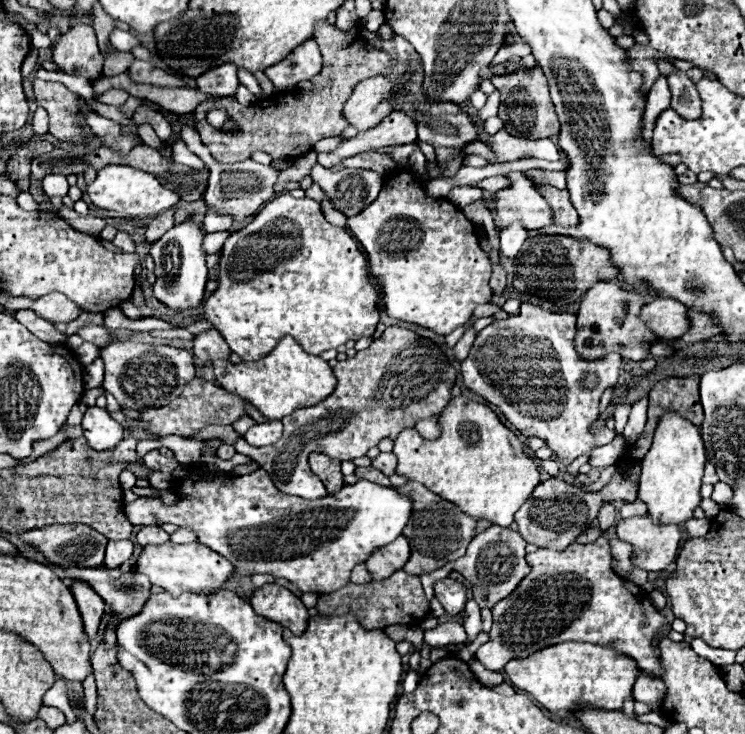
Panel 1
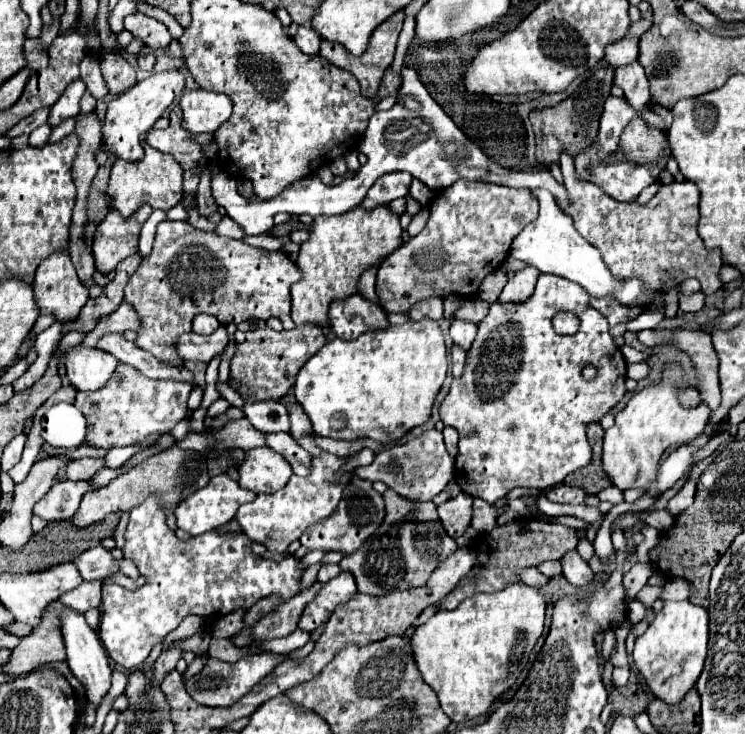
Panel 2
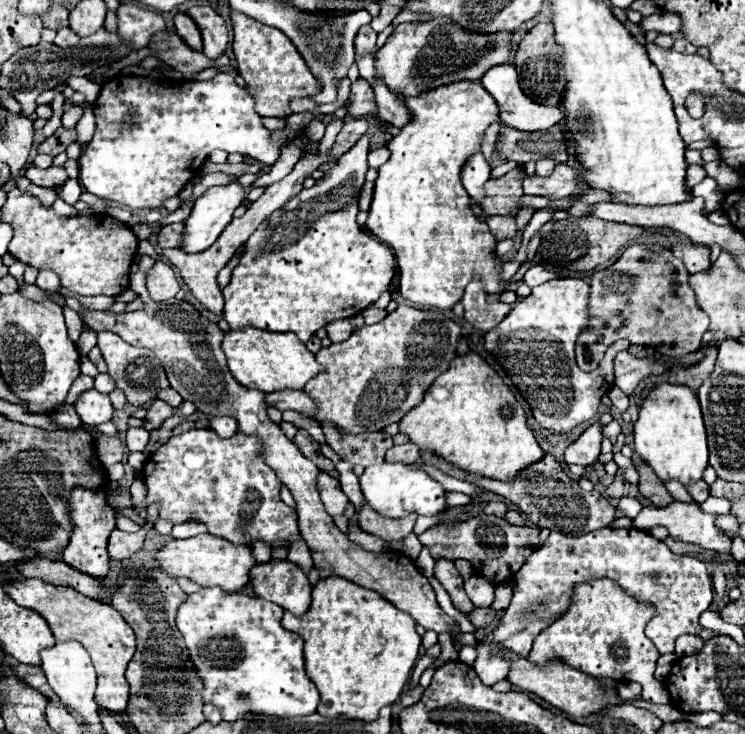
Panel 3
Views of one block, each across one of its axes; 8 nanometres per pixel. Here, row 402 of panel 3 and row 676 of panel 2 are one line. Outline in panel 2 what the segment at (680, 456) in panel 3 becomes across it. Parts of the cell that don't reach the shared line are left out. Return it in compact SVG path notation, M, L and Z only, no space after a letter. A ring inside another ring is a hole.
M682 600L682 602L664 602L664 608L654 616L648 630L636 640L632 660L638 672L644 676L646 684L650 686L650 692L662 702L676 706L696 686L696 680L706 660L706 652L708 652L708 612L692 604L690 600Z

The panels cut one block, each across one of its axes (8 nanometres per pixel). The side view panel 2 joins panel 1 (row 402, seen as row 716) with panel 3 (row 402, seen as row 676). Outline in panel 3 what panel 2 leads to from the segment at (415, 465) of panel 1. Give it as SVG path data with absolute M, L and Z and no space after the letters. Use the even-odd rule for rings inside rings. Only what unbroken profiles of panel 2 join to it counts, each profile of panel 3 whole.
M474 352L456 356L450 370L438 376L424 394L424 402L400 420L400 434L406 434L420 452L434 452L464 472L490 480L510 482L522 468L542 460L544 452L526 424L526 414L502 378Z

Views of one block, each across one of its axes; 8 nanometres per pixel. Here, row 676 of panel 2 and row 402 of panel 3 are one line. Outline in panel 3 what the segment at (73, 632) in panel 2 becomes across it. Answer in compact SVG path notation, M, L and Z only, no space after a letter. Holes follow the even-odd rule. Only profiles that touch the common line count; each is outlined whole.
M94 388L80 394L76 404L74 404L82 424L86 426L98 426L98 424L104 424L112 418L112 404L110 404L110 398L106 394L100 394L96 392Z

